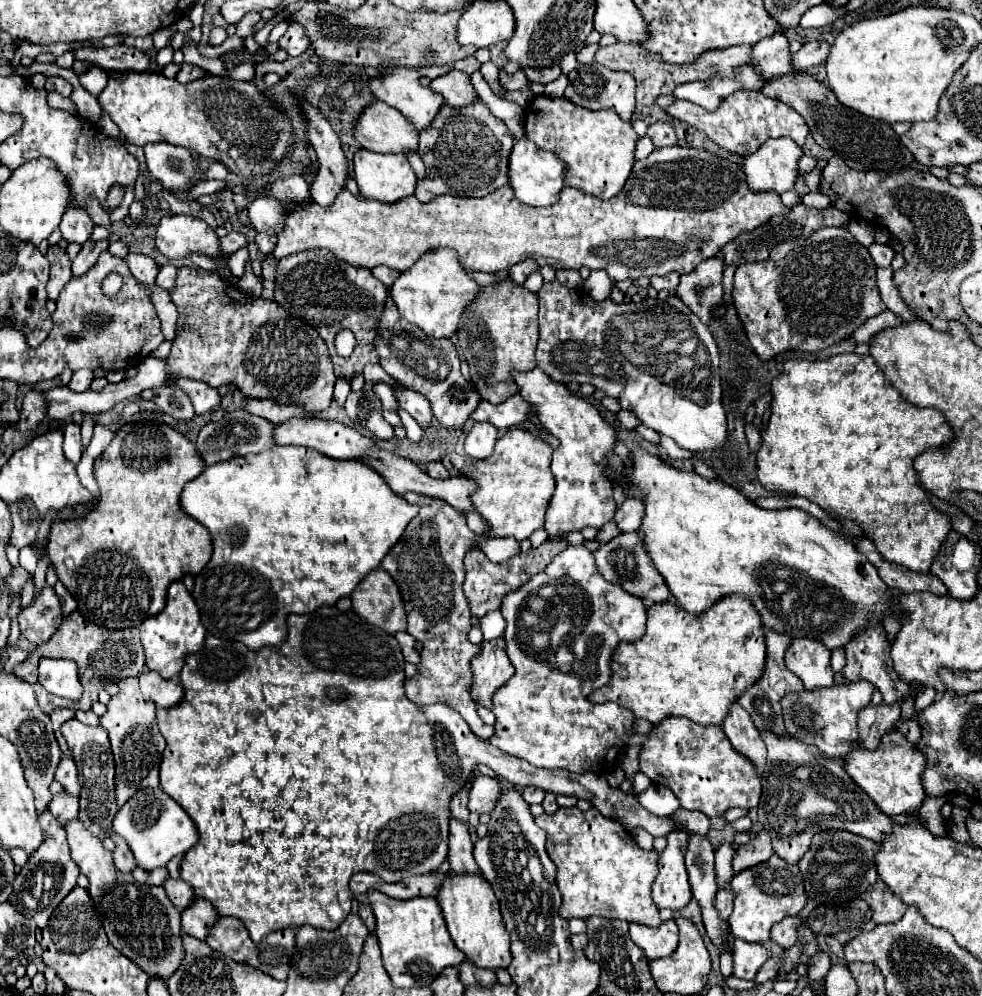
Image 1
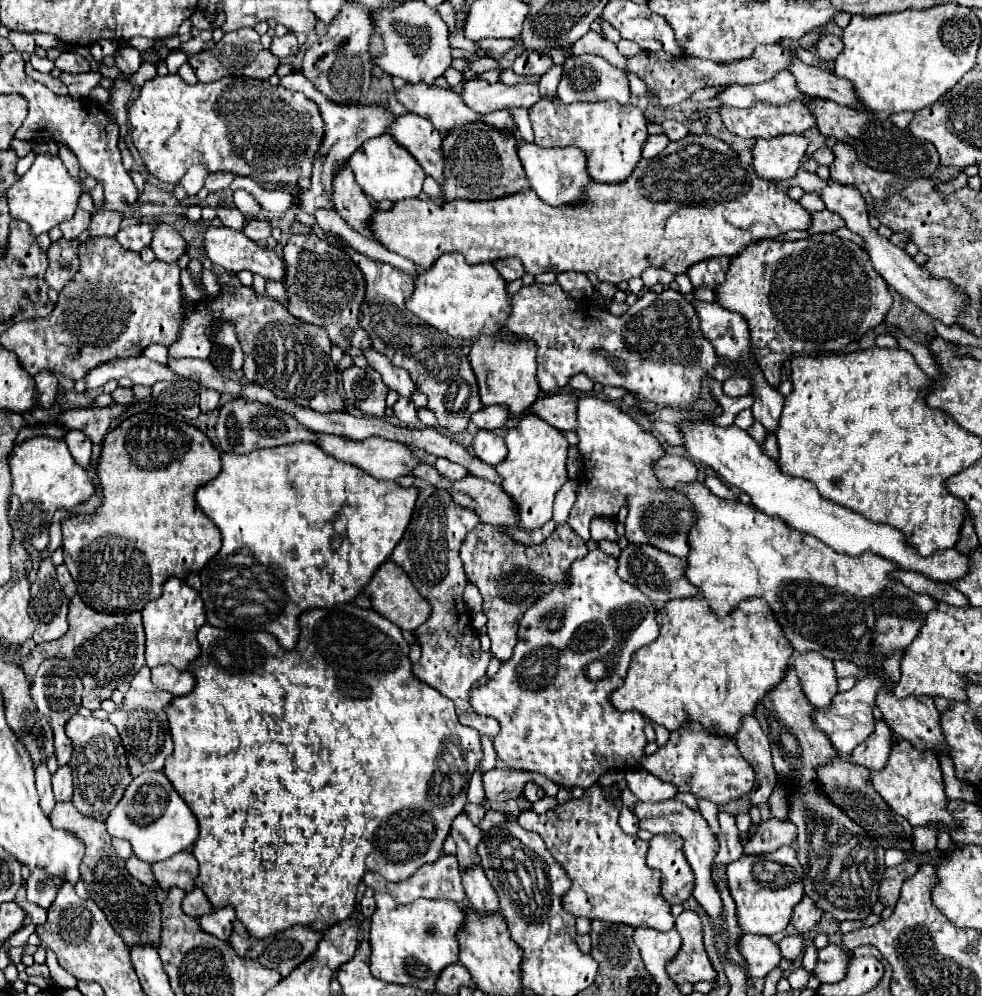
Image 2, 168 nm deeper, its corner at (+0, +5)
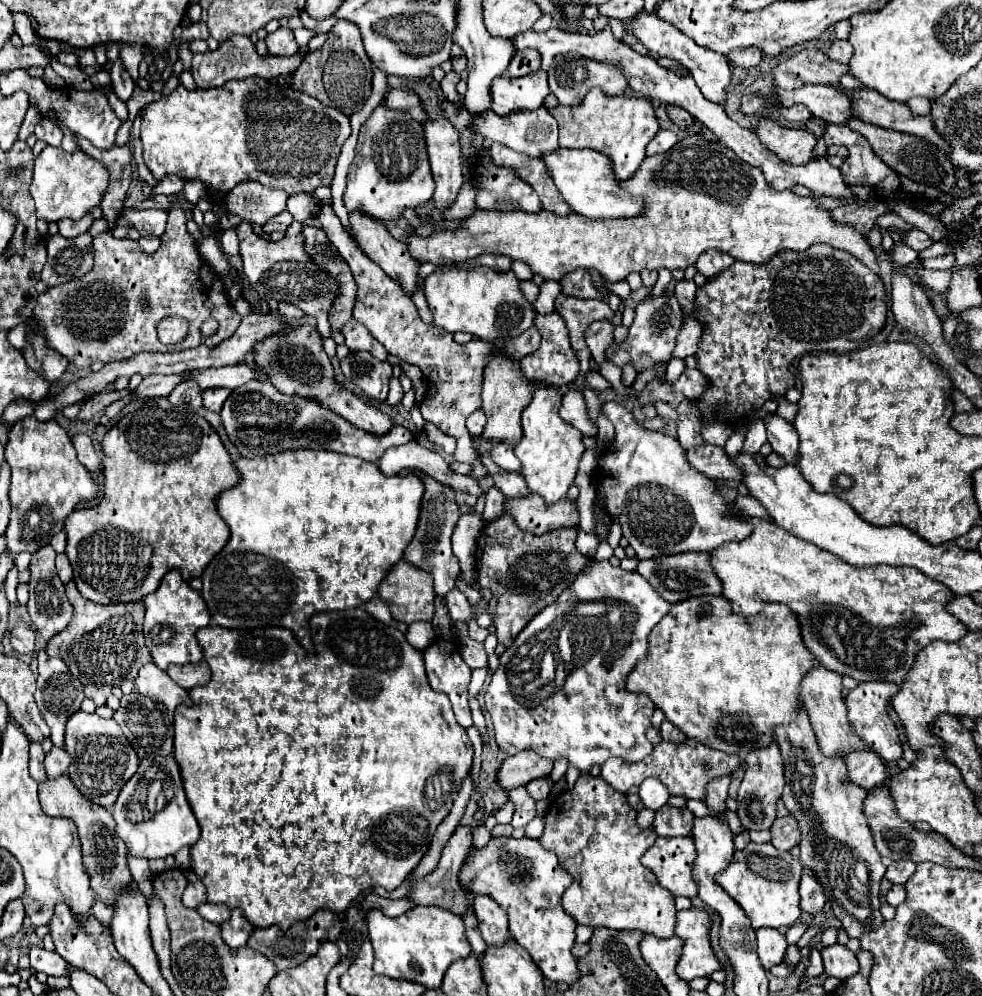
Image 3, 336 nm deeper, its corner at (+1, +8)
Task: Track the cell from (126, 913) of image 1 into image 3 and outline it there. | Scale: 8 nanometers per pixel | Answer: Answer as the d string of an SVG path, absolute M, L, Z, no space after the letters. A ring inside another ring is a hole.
M59 776L57 780L47 780L39 784L39 800L41 808L47 816L53 818L71 818L79 830L79 840L81 840L81 850L83 850L83 864L87 870L87 876L91 880L91 890L97 894L101 902L105 902L109 908L115 908L115 900L123 894L133 890L133 876L131 870L125 862L127 848L119 836L115 836L115 820L111 812L103 806L93 804L85 796L75 790L71 784L69 776Z

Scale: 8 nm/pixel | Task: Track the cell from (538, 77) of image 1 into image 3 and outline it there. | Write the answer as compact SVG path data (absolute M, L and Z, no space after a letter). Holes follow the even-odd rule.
M525 48L523 52L515 52L511 58L511 64L507 68L507 74L513 78L527 76L531 72L537 72L541 66L541 56L533 48Z

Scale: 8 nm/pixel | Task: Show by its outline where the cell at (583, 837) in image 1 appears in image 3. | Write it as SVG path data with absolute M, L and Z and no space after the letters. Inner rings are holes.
M581 774L573 790L551 802L539 844L555 852L559 864L573 876L573 884L563 894L563 908L577 924L641 930L657 938L671 938L675 934L675 898L641 864L641 856L657 836L653 828L641 830L635 818L637 812L627 804L625 794L613 790L601 776Z

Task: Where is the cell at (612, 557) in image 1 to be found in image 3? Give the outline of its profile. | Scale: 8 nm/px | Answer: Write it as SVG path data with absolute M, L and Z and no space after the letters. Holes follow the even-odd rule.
M685 552L685 554L667 556L667 558L657 556L651 560L639 560L635 572L639 572L669 604L675 604L691 596L721 594L723 590L719 578L713 574L713 568L709 566L709 552Z

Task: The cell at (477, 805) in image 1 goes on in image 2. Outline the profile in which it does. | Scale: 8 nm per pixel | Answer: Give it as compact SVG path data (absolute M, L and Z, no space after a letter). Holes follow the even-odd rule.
M492 769L492 771L484 773L486 799L496 801L496 803L508 801L508 799L518 799L528 781L540 785L546 791L547 796L556 797L558 785L552 783L550 779L544 779L544 775L516 771L516 769Z

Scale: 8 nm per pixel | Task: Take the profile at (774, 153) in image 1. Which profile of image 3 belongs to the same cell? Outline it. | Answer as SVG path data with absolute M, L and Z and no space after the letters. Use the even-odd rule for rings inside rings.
M759 120L757 136L759 136L759 140L763 140L763 144L771 152L775 152L779 156L779 160L783 160L787 164L807 164L807 160L813 158L811 150L815 146L815 136L811 132L807 132L805 128L783 128L773 120Z

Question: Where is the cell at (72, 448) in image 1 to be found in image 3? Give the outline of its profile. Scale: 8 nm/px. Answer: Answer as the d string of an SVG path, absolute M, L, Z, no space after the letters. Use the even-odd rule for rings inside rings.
M79 432L79 434L75 434L75 436L71 438L71 442L73 442L75 450L77 450L77 458L79 458L79 462L83 462L83 466L89 468L91 472L99 470L99 466L101 466L101 458L99 458L99 454L93 450L91 438L89 438L87 434Z

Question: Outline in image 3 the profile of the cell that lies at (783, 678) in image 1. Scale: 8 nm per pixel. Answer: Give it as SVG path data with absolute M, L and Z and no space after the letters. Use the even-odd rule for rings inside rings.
M803 706L797 708L791 724L775 726L773 734L785 764L785 790L781 802L801 828L801 866L811 868L811 872L819 876L833 914L841 920L851 938L859 938L883 924L879 912L879 882L885 874L885 866L863 816L863 800L867 792L857 784L843 784L843 780L847 780L847 766L841 756L827 760L827 756L819 752L815 732Z

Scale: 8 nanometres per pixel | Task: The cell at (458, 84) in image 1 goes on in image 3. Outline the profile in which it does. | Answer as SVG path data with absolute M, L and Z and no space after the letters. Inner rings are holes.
M543 70L523 78L497 76L491 84L491 110L507 116L513 110L535 110L549 94L547 74Z

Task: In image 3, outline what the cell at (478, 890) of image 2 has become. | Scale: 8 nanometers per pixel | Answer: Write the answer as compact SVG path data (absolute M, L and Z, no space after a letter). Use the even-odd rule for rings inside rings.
M475 896L473 908L483 940L487 944L503 944L509 938L509 930L507 914L499 908L499 904L495 904L491 896Z

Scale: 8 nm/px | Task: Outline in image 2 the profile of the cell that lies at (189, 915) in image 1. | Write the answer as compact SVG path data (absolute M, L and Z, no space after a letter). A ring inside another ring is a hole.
M230 905L224 907L224 909L214 911L212 915L200 917L200 925L204 927L204 931L208 931L210 935L214 935L214 937L218 937L222 941L230 939L234 921L236 921L236 911Z

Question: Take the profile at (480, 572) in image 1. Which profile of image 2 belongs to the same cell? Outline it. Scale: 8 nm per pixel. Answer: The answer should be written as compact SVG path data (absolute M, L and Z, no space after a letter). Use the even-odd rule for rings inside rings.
M478 523L466 537L460 549L460 557L466 569L466 577L480 589L484 599L484 615L488 617L488 637L492 639L492 655L500 661L508 659L516 645L516 631L520 619L544 593L554 585L568 585L568 569L572 561L582 559L588 553L586 543L576 537L568 525L558 525L556 531L540 545L524 545L514 541L502 525Z

